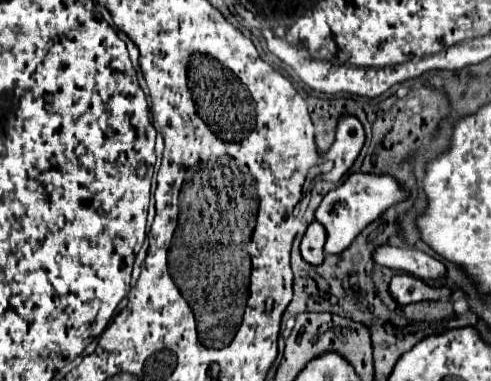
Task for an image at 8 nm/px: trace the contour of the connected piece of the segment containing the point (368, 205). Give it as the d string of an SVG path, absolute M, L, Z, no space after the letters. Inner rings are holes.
M362 171L352 173L340 187L328 191L314 215L316 221L326 229L326 253L342 253L344 249L348 249L354 237L390 207L390 199L386 197L394 197L394 203L404 199L404 191L400 189L398 181L390 175L370 175Z

